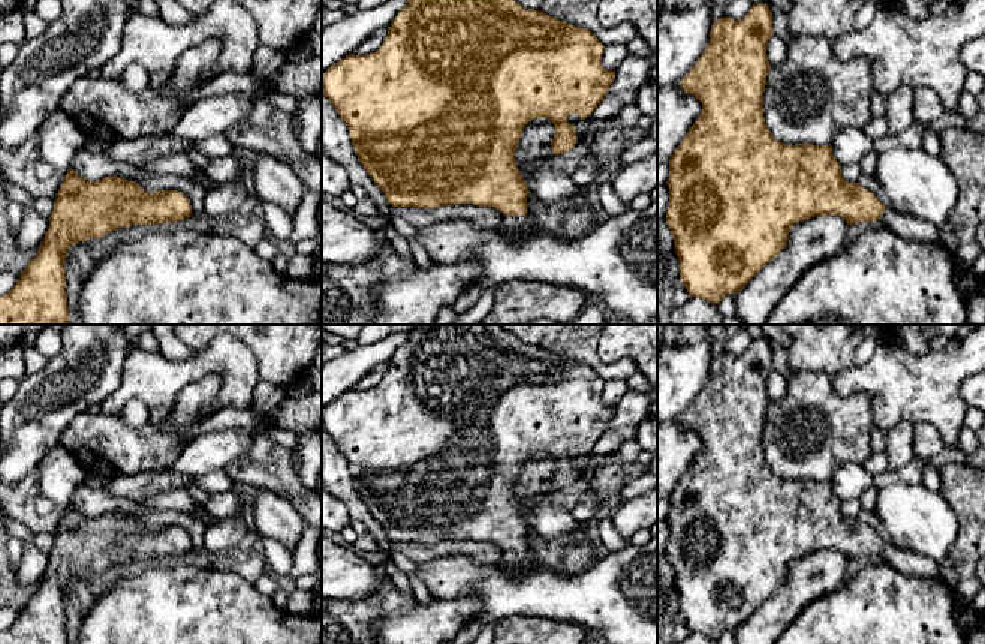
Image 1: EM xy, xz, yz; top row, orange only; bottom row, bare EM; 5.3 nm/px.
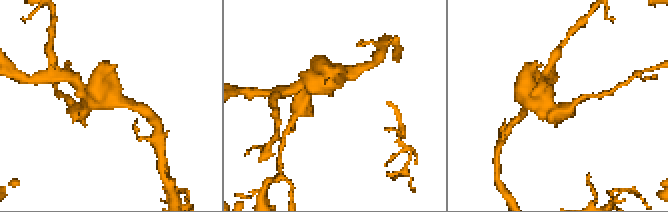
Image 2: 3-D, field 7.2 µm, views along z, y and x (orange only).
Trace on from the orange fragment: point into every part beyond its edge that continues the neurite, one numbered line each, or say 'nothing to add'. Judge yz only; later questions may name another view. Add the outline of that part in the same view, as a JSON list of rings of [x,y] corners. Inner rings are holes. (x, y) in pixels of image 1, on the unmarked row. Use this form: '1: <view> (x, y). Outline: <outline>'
1: yz (910, 563). Outline: [[[885,542],[880,557],[882,562],[892,565],[904,575],[943,580],[937,562],[918,553],[897,547],[892,542]]]

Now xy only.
nothing to add

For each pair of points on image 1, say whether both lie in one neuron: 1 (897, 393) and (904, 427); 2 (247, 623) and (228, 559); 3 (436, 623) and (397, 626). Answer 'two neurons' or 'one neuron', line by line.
1: two neurons
2: two neurons
3: one neuron

